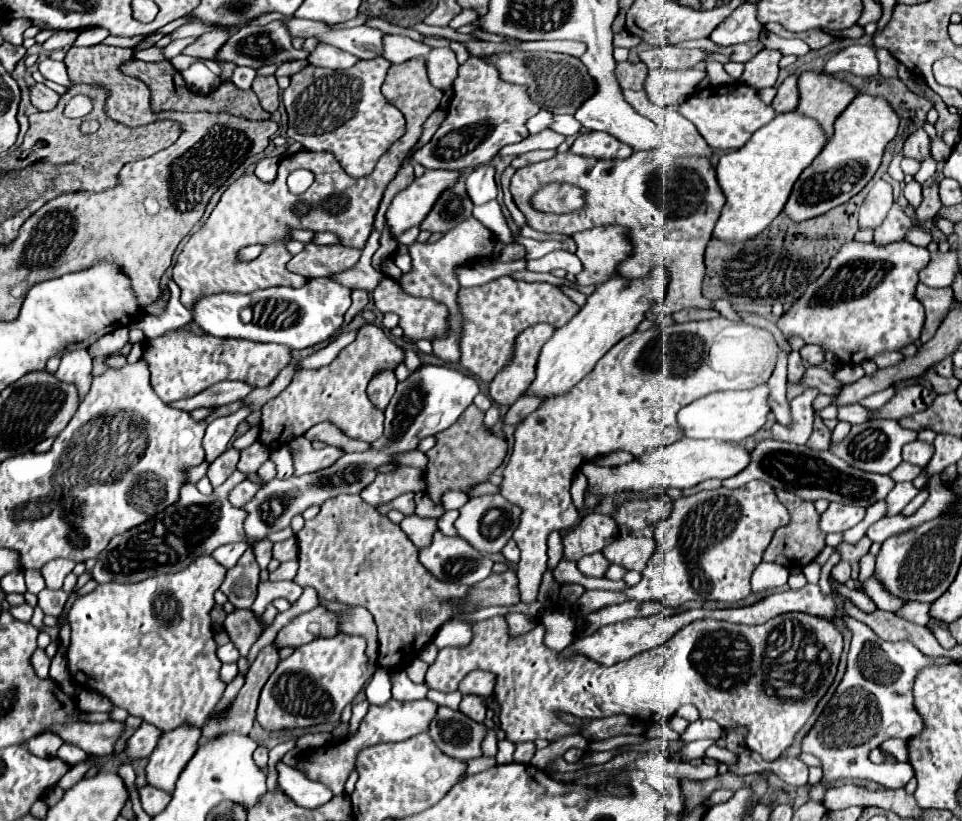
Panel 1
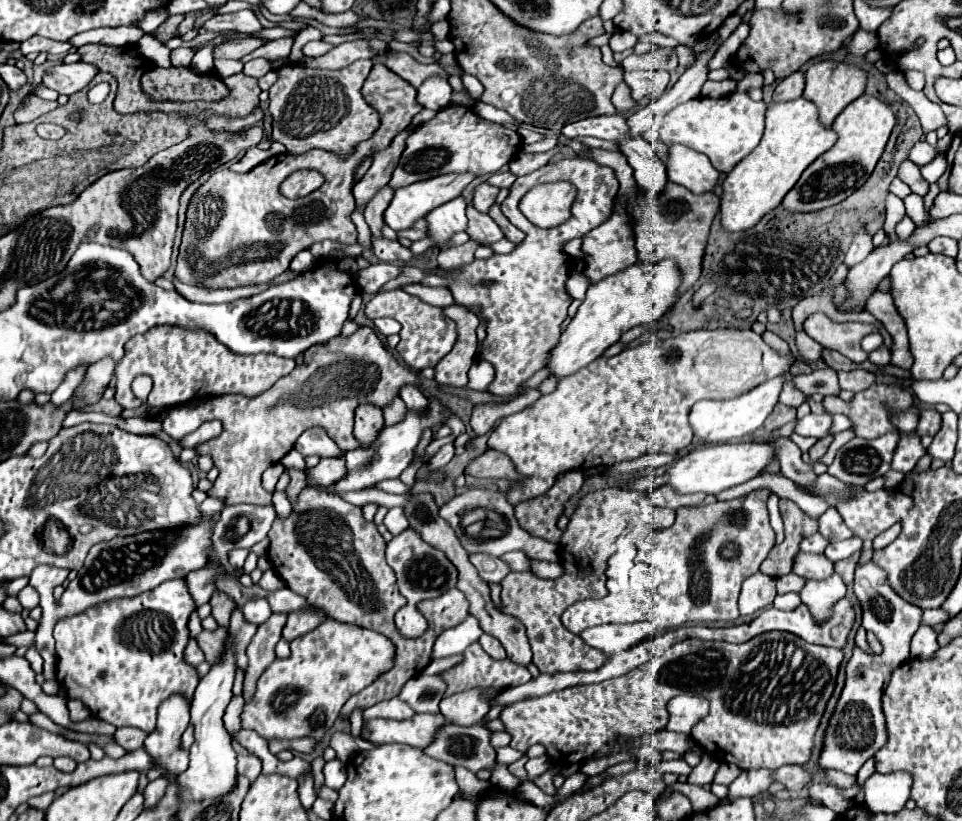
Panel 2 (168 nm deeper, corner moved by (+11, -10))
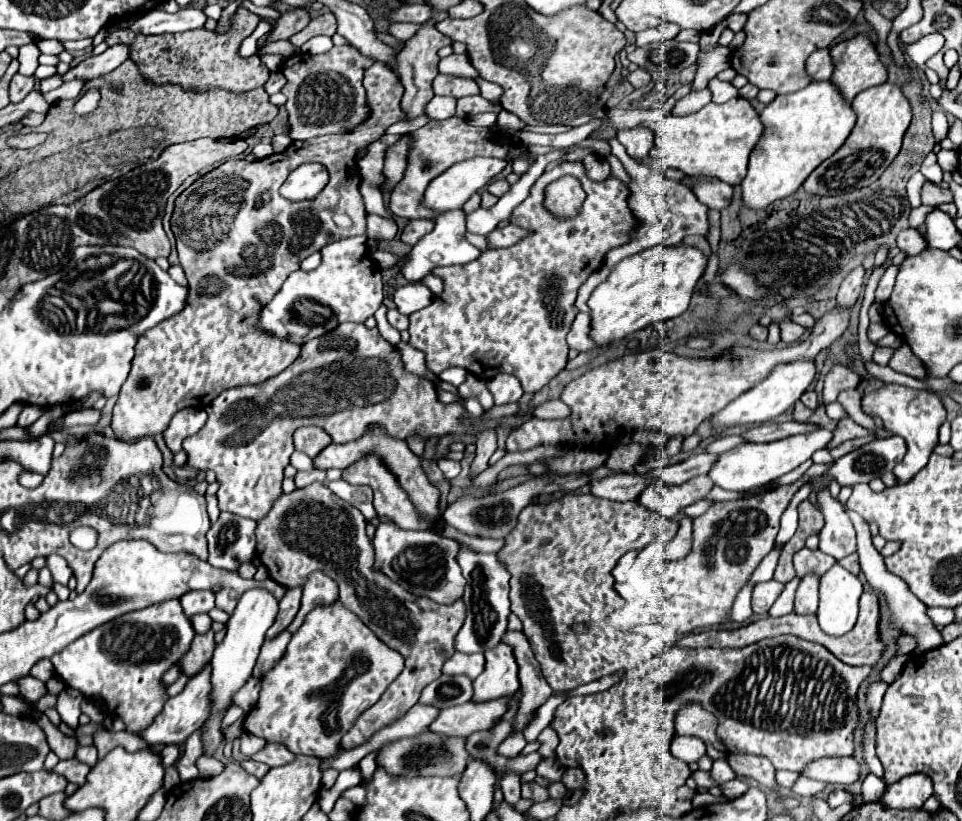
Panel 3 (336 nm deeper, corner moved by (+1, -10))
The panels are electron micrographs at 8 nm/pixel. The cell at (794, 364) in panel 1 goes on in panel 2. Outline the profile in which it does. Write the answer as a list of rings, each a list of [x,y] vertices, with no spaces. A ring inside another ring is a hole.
[[[786,382],[784,388],[782,388],[782,394],[780,394],[780,402],[786,404],[786,406],[794,406],[798,408],[802,402],[806,400],[806,396],[792,384],[792,382]]]

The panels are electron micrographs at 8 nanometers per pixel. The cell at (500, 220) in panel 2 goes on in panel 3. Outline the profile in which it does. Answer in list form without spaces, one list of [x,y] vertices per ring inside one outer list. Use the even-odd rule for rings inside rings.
[[[508,224],[506,228],[496,228],[488,234],[488,242],[490,248],[506,248],[506,246],[514,246],[516,242],[520,242],[522,238],[526,238],[530,232],[528,230],[520,230],[520,226]],[[500,232],[500,234],[498,234]]]

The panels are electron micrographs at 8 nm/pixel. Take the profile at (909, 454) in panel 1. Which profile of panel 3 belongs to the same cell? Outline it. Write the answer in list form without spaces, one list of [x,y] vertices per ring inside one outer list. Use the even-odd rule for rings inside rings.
[[[888,384],[872,394],[866,394],[862,398],[862,408],[870,416],[880,416],[884,422],[884,428],[892,434],[898,434],[906,440],[908,452],[900,464],[896,464],[896,478],[900,484],[908,482],[930,458],[934,446],[938,444],[938,428],[946,420],[946,410],[942,406],[942,400],[938,394],[930,390],[912,390],[898,384]]]

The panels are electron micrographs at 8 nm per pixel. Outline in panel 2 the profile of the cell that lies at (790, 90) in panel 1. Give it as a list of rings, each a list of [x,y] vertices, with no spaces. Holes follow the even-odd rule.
[[[798,70],[784,78],[776,88],[774,88],[774,100],[772,102],[788,102],[794,98],[800,98],[804,92],[804,72]]]

